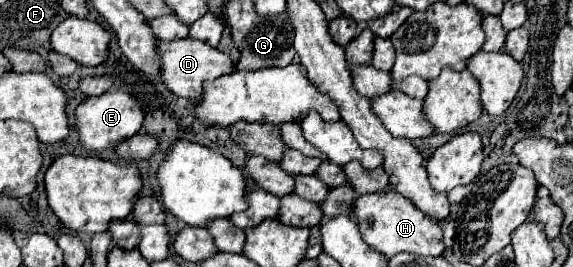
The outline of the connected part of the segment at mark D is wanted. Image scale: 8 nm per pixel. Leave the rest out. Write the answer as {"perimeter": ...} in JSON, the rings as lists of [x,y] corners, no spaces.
{"perimeter":[[[183,38],[183,40],[171,40],[171,42],[159,42],[159,54],[163,60],[163,84],[177,96],[191,98],[195,102],[201,102],[203,94],[203,82],[215,80],[223,74],[231,74],[235,70],[235,64],[229,54],[219,52],[217,48],[207,46],[205,42]]]}

